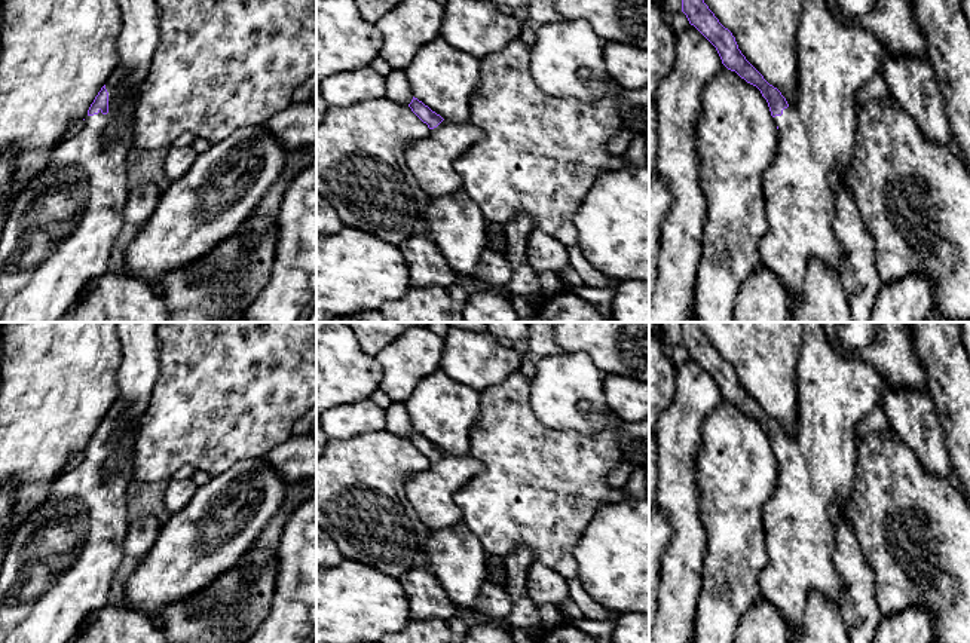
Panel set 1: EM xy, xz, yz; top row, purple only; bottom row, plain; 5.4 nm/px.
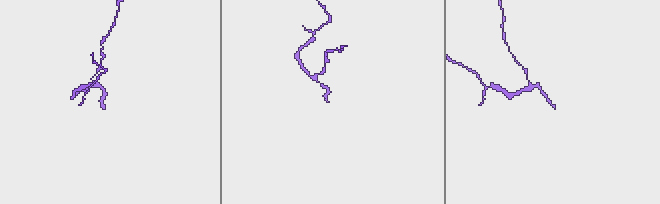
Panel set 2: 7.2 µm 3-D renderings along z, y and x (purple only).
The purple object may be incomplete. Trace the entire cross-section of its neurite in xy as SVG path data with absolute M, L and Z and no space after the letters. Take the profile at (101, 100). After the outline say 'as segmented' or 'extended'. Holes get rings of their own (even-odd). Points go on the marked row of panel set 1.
M117 65L91 104L80 132L53 148L52 162L13 200L0 239L0 322L59 322L83 291L108 272L113 244L125 224L126 160L134 147L135 107L116 137L105 137L104 131L117 113L125 79L125 68Z; extended

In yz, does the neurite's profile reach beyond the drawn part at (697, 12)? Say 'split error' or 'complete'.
split error

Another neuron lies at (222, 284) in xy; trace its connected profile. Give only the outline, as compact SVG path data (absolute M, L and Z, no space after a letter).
M245 221L233 235L217 244L208 254L186 267L166 272L154 287L129 273L107 272L89 285L74 307L59 322L220 322L236 321L247 313L272 273L278 242L278 223L261 235L251 233Z

